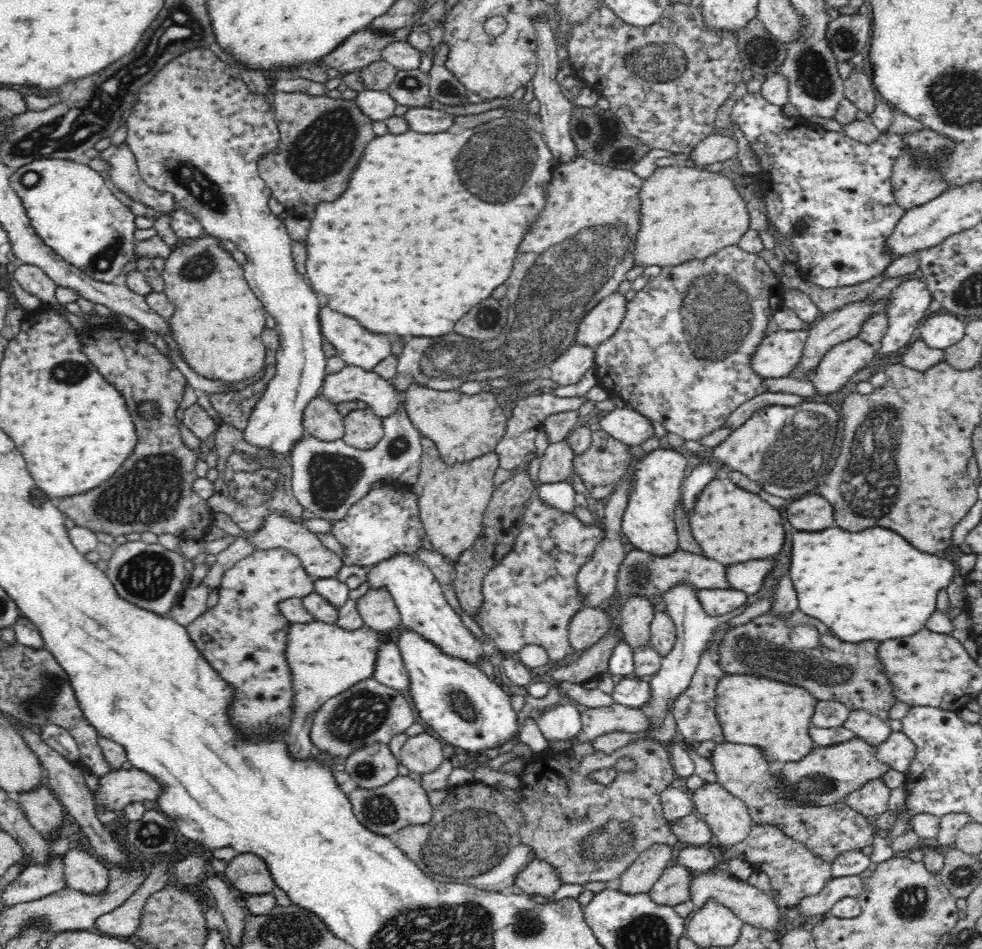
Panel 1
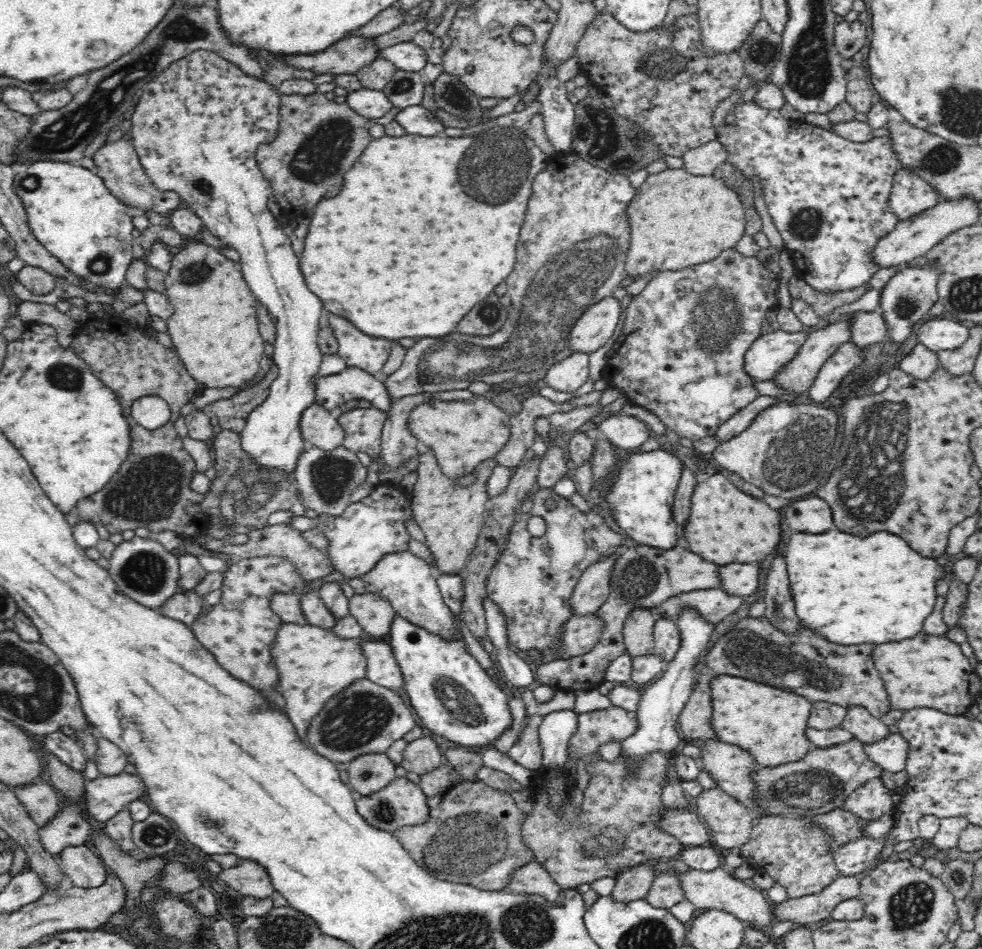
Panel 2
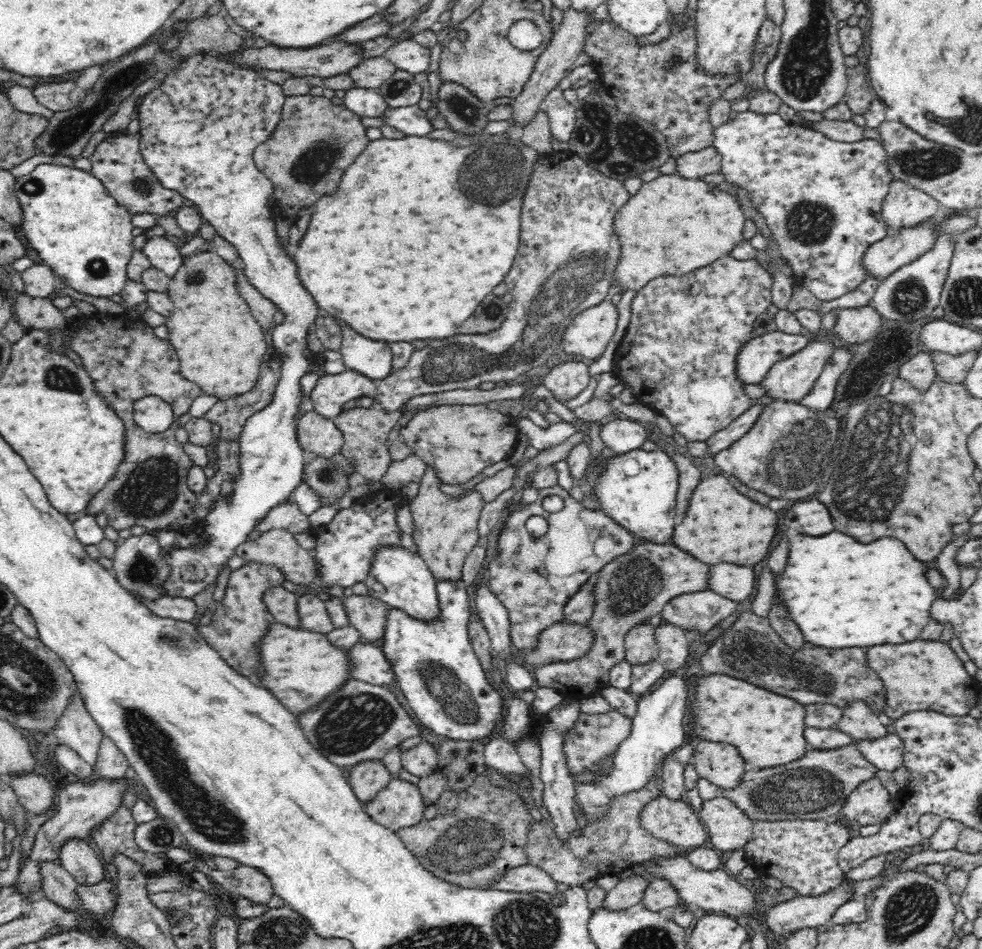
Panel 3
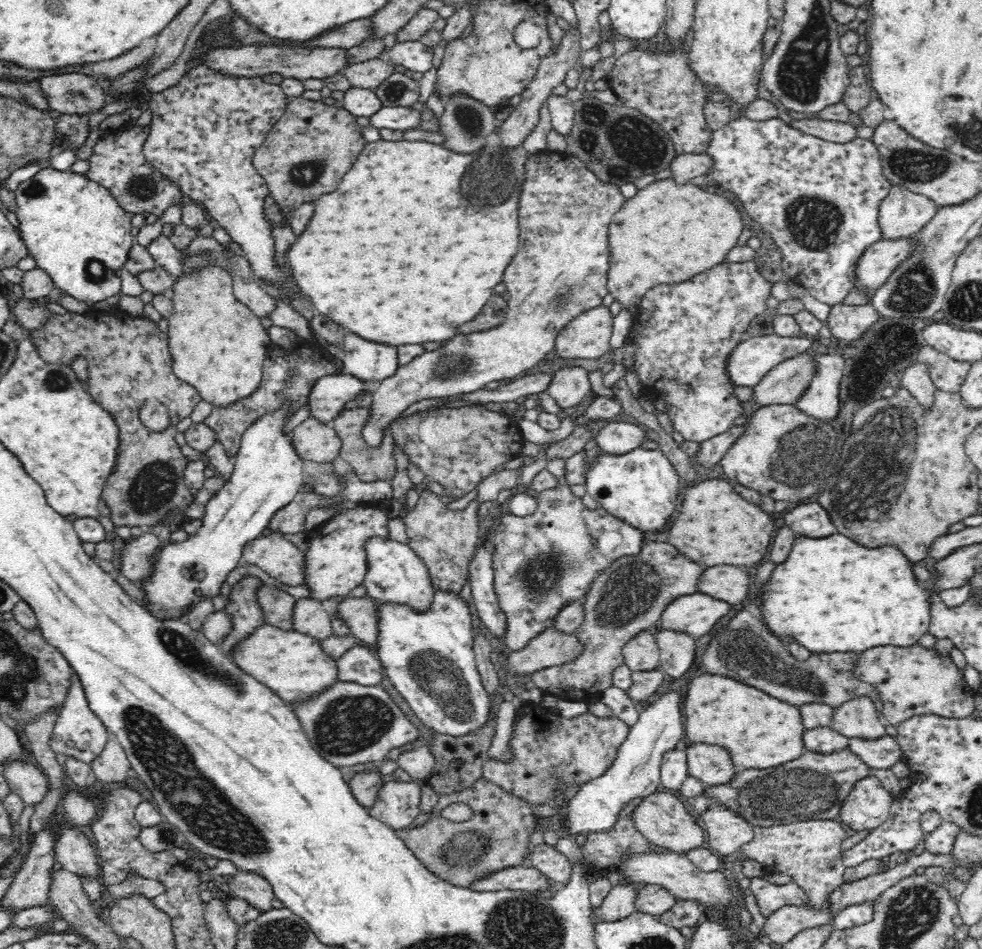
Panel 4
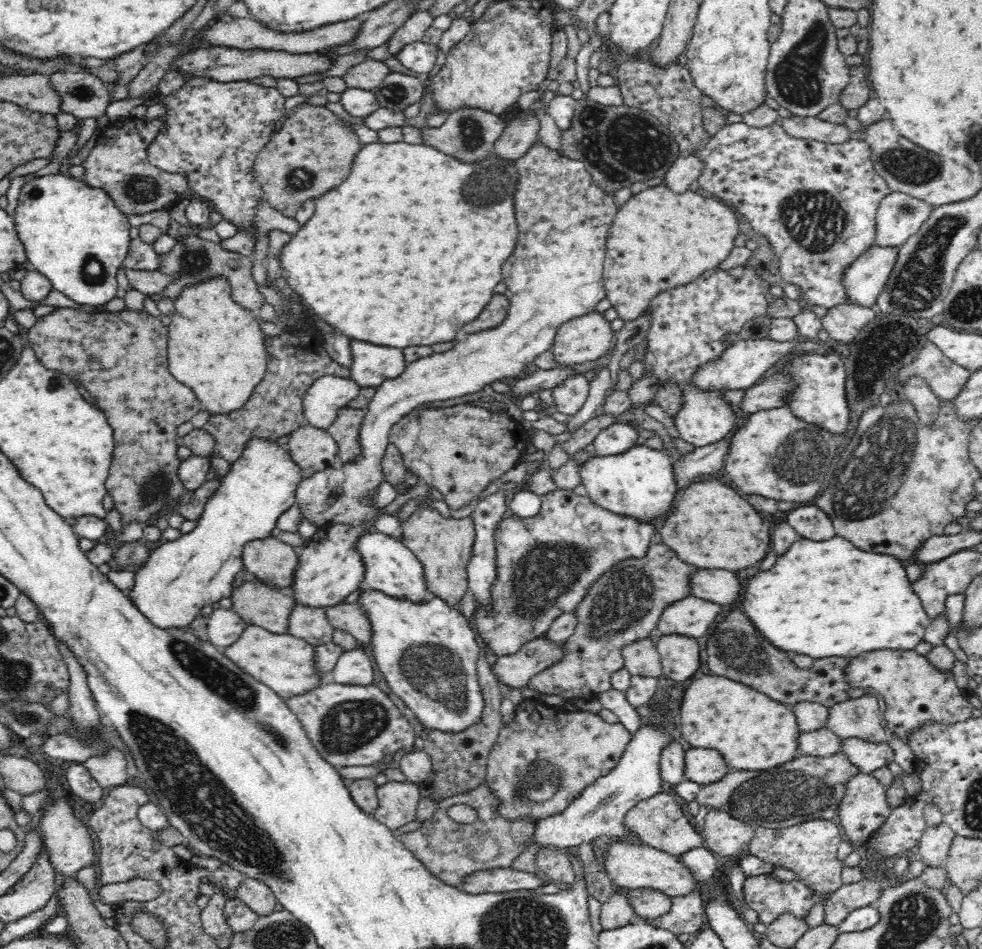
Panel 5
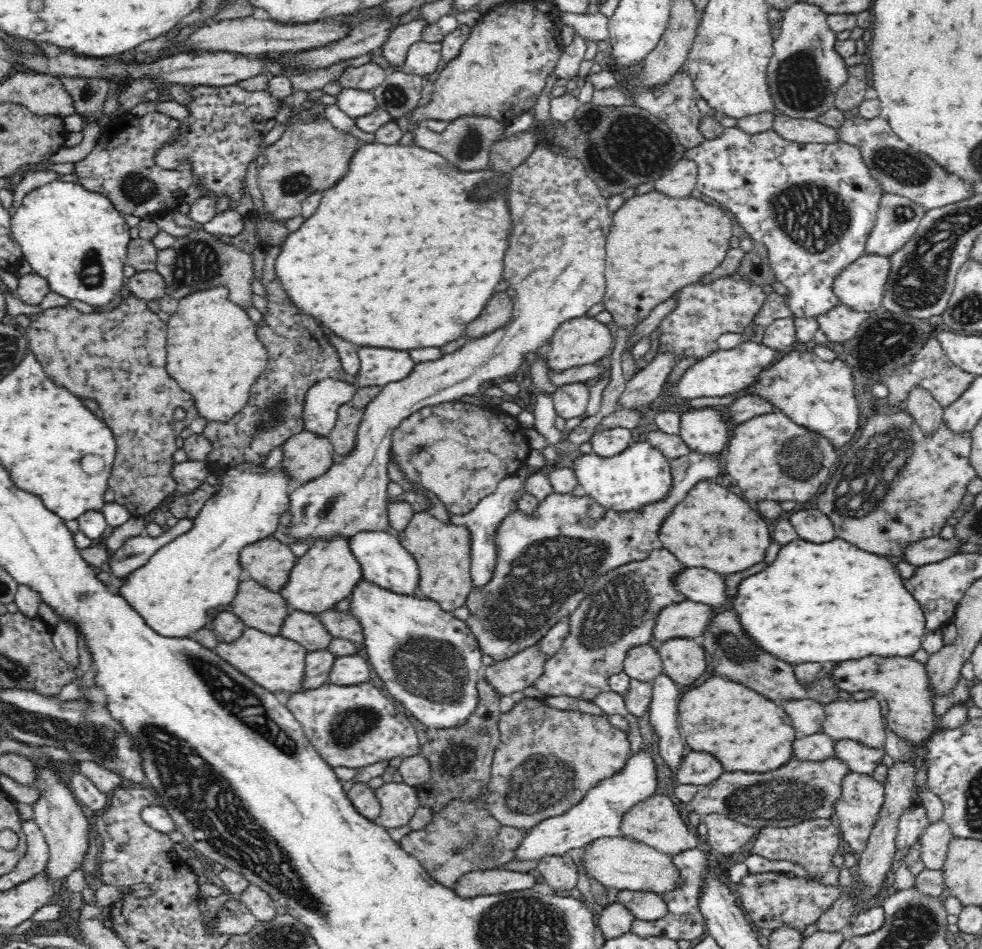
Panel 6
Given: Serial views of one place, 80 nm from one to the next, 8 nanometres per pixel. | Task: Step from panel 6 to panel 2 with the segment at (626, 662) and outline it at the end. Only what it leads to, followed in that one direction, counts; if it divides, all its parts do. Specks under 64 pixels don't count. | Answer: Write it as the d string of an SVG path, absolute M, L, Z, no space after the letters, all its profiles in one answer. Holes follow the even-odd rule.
M638 604L632 607L623 620L623 641L625 648L632 656L638 656L642 653L654 653L653 626L656 618L652 616L652 608L642 607Z

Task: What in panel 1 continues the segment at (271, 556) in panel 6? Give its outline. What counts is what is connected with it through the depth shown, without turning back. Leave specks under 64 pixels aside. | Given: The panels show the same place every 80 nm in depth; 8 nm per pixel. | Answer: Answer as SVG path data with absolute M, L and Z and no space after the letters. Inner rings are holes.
M224 512L217 513L214 516L214 525L224 529L228 534L243 537L254 550L267 550L267 548L276 547L289 549L300 557L302 566L314 579L336 577L338 576L338 572L340 572L340 568L343 566L341 556L338 556L338 553L334 553L328 549L328 547L324 546L322 539L318 537L318 533L310 530L306 525L302 524L302 522L294 522L294 520L292 520L290 516L286 516L286 514L278 514L278 512L276 512L276 514L270 513L267 516L265 525L254 532L244 531L235 524L229 514L224 514Z

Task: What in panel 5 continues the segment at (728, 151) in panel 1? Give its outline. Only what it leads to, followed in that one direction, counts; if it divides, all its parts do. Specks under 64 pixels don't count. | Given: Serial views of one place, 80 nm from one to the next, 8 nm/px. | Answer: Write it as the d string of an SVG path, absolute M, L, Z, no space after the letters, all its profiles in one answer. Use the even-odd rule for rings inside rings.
M680 155L664 175L664 183L668 183L675 192L686 192L690 184L696 181L704 170L704 161L696 155Z

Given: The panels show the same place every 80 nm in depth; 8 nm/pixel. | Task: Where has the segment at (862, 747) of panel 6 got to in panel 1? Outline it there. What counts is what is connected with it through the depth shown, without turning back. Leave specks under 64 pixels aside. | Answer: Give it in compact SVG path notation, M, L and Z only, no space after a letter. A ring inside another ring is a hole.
M892 731L890 737L883 744L876 746L876 748L878 759L884 763L888 763L890 768L903 773L908 771L910 764L912 764L912 760L916 759L916 744L902 731Z

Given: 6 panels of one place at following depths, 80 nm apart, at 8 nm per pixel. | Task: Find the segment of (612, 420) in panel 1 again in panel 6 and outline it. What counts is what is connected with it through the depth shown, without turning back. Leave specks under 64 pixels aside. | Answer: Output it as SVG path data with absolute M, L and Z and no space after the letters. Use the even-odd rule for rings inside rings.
M615 426L610 430L594 434L589 442L594 453L602 458L608 458L624 452L626 448L632 445L636 433L637 431L632 431L629 428Z

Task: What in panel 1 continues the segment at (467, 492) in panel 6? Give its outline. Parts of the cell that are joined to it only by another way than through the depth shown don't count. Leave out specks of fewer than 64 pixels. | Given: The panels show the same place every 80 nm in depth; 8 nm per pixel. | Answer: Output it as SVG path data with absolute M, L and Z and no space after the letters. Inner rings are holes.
M412 381L405 390L405 411L413 427L437 444L441 455L453 463L469 461L481 454L494 452L496 444L506 432L509 414L500 408L494 391L482 390L478 394L464 394L457 390L434 390L418 381Z

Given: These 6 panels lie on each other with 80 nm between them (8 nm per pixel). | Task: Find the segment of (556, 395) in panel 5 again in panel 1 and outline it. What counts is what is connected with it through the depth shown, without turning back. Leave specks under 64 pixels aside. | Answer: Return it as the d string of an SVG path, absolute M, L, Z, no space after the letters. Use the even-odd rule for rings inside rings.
M572 344L549 364L552 371L550 379L560 386L575 384L589 368L595 366L594 360L595 347Z

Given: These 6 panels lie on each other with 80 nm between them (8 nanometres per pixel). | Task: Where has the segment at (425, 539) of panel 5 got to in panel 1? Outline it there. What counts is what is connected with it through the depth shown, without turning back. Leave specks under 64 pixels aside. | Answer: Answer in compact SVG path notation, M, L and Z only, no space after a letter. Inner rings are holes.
M422 434L419 439L423 452L418 462L419 479L413 488L418 493L422 523L425 524L426 536L433 550L441 552L450 562L454 562L480 536L484 511L493 499L497 487L494 481L495 473L500 468L500 455L494 451L469 461L450 463L441 455L434 440Z

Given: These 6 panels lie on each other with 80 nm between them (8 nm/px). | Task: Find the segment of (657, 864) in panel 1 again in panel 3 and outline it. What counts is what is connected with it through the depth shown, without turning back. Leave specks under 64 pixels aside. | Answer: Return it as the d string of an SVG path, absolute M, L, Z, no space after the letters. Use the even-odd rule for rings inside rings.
M631 874L631 876L626 876L624 880L619 880L618 884L606 893L605 908L618 910L640 903L650 880L648 874Z

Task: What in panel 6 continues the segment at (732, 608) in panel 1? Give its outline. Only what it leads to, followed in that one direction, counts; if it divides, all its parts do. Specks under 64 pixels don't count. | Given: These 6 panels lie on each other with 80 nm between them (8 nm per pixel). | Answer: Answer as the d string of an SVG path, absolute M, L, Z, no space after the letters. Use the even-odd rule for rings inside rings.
M684 599L661 610L655 622L653 636L661 642L670 637L699 640L714 612L715 607L709 604Z

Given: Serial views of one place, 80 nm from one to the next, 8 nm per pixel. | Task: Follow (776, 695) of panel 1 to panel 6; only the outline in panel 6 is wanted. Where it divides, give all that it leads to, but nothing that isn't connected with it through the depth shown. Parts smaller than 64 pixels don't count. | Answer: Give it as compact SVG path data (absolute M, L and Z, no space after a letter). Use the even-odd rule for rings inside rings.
M716 677L704 680L700 686L690 688L682 694L678 705L678 722L681 736L692 750L714 752L724 764L726 770L740 770L740 772L765 773L772 769L780 768L794 756L794 742L798 738L794 730L793 721L787 710L778 704L766 700L762 694L746 688L744 684L730 682L728 678Z

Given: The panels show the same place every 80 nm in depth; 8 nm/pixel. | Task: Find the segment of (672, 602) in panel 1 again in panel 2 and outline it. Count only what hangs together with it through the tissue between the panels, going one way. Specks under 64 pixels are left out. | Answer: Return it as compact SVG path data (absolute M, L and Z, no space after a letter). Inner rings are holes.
M682 606L676 614L675 625L679 630L679 646L673 654L672 660L666 661L664 672L649 682L643 690L643 698L637 709L640 721L638 730L622 741L622 750L628 752L630 757L637 761L642 755L650 754L654 750L672 754L684 743L677 728L678 714L684 708L686 700L692 694L694 674L698 671L700 663L698 658L706 651L710 638L715 631L717 623L704 619L704 615L694 606Z

